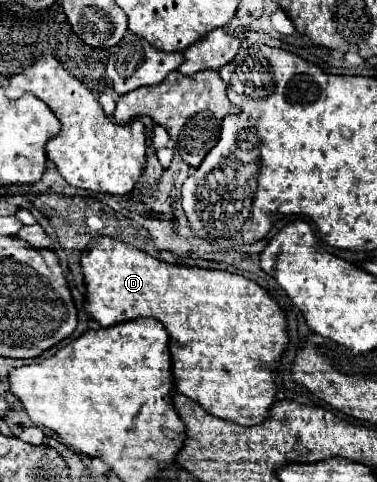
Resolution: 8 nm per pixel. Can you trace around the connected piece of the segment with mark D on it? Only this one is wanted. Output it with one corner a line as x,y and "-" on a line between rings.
108,236
94,238
90,248
82,252
80,264
88,292
84,310
102,328
140,316
156,318
164,324
170,336
170,352
178,392
202,404
210,414
242,426
256,426
268,418
270,406
276,402
278,392
274,372
278,370
290,340
286,314
264,288
260,288
254,280
222,270
166,264
130,244
112,240

